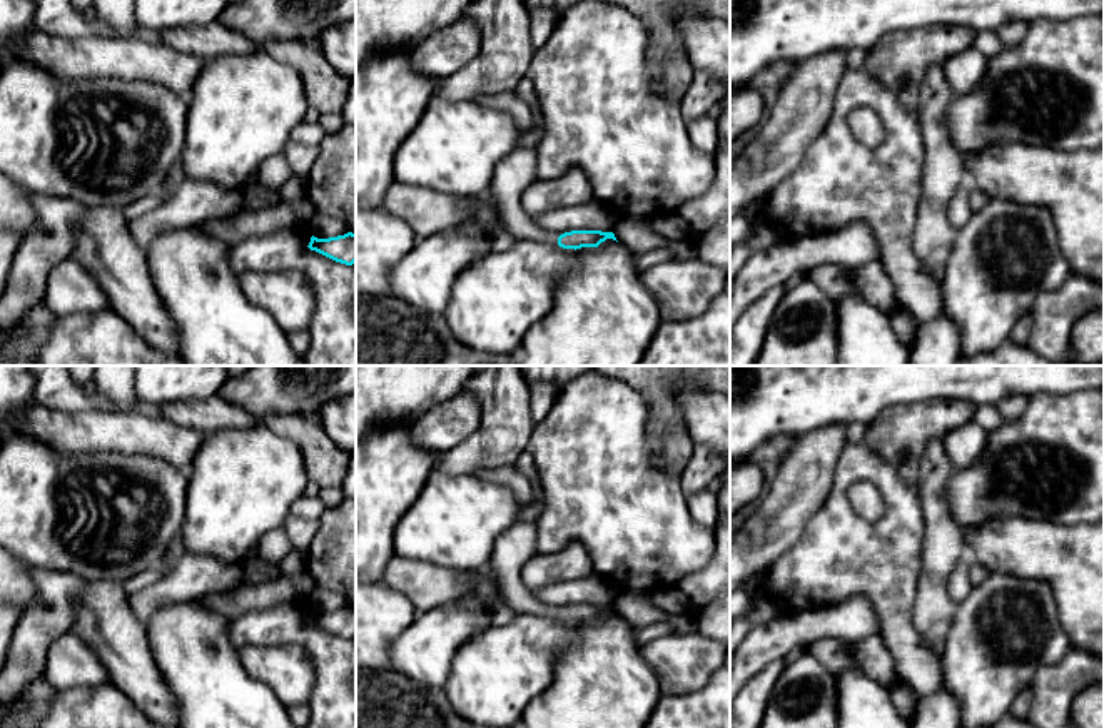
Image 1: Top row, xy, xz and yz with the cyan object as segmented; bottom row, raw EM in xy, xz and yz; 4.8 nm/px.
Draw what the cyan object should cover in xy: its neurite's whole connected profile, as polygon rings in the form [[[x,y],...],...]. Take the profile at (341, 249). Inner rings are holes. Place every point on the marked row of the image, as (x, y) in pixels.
[[[352,232],[329,239],[312,235],[307,247],[346,265],[356,262],[356,234]]]

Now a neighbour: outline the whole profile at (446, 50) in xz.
[[[463,17],[414,45],[411,48],[411,65],[416,72],[439,82],[473,62],[478,52],[478,25]]]

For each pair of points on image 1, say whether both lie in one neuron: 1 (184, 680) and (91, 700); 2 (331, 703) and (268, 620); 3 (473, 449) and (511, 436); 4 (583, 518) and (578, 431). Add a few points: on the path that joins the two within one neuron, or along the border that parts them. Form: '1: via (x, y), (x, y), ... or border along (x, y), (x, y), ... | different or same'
1: border along (111, 682), (141, 710) | different
2: via (331, 677), (331, 662), (294, 628) | same
3: via (483, 446), (491, 446), (501, 438) | same
4: via (583, 496), (583, 453) | same

